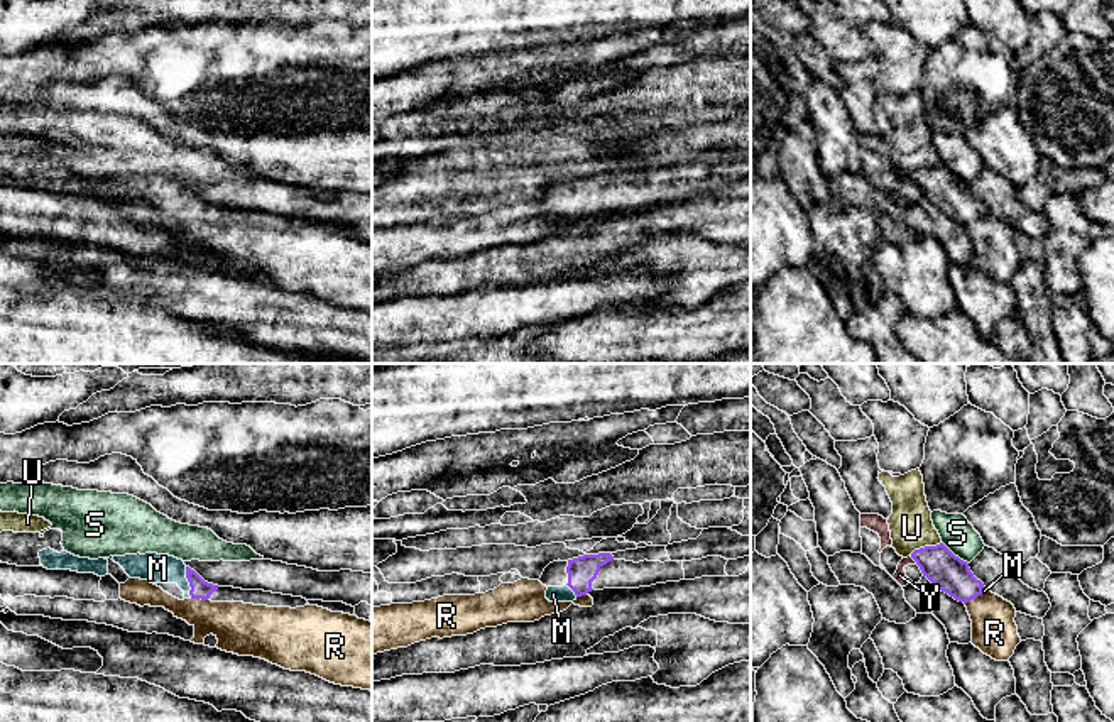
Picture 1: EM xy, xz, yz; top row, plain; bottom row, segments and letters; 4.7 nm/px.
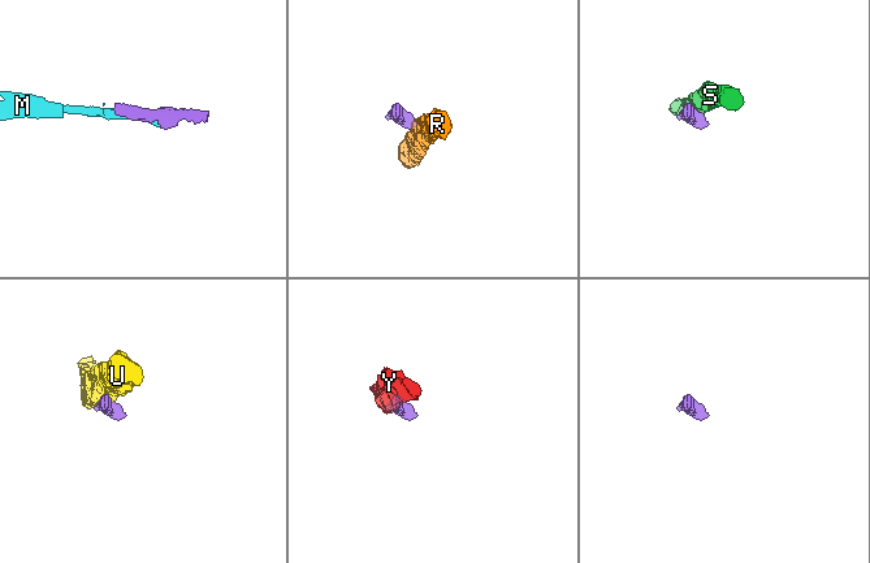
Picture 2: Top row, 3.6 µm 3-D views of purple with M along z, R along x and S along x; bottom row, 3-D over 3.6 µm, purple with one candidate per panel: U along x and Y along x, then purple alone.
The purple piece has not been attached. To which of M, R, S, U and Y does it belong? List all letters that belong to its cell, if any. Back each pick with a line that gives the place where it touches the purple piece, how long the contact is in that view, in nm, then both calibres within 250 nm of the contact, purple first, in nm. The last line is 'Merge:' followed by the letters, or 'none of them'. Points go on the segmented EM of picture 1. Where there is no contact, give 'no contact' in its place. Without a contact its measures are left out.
M: meets purple in xy at (188, 580); contact 160 nm long; 90 nm thick on the purple side, 140 nm on the other
Merge: M

